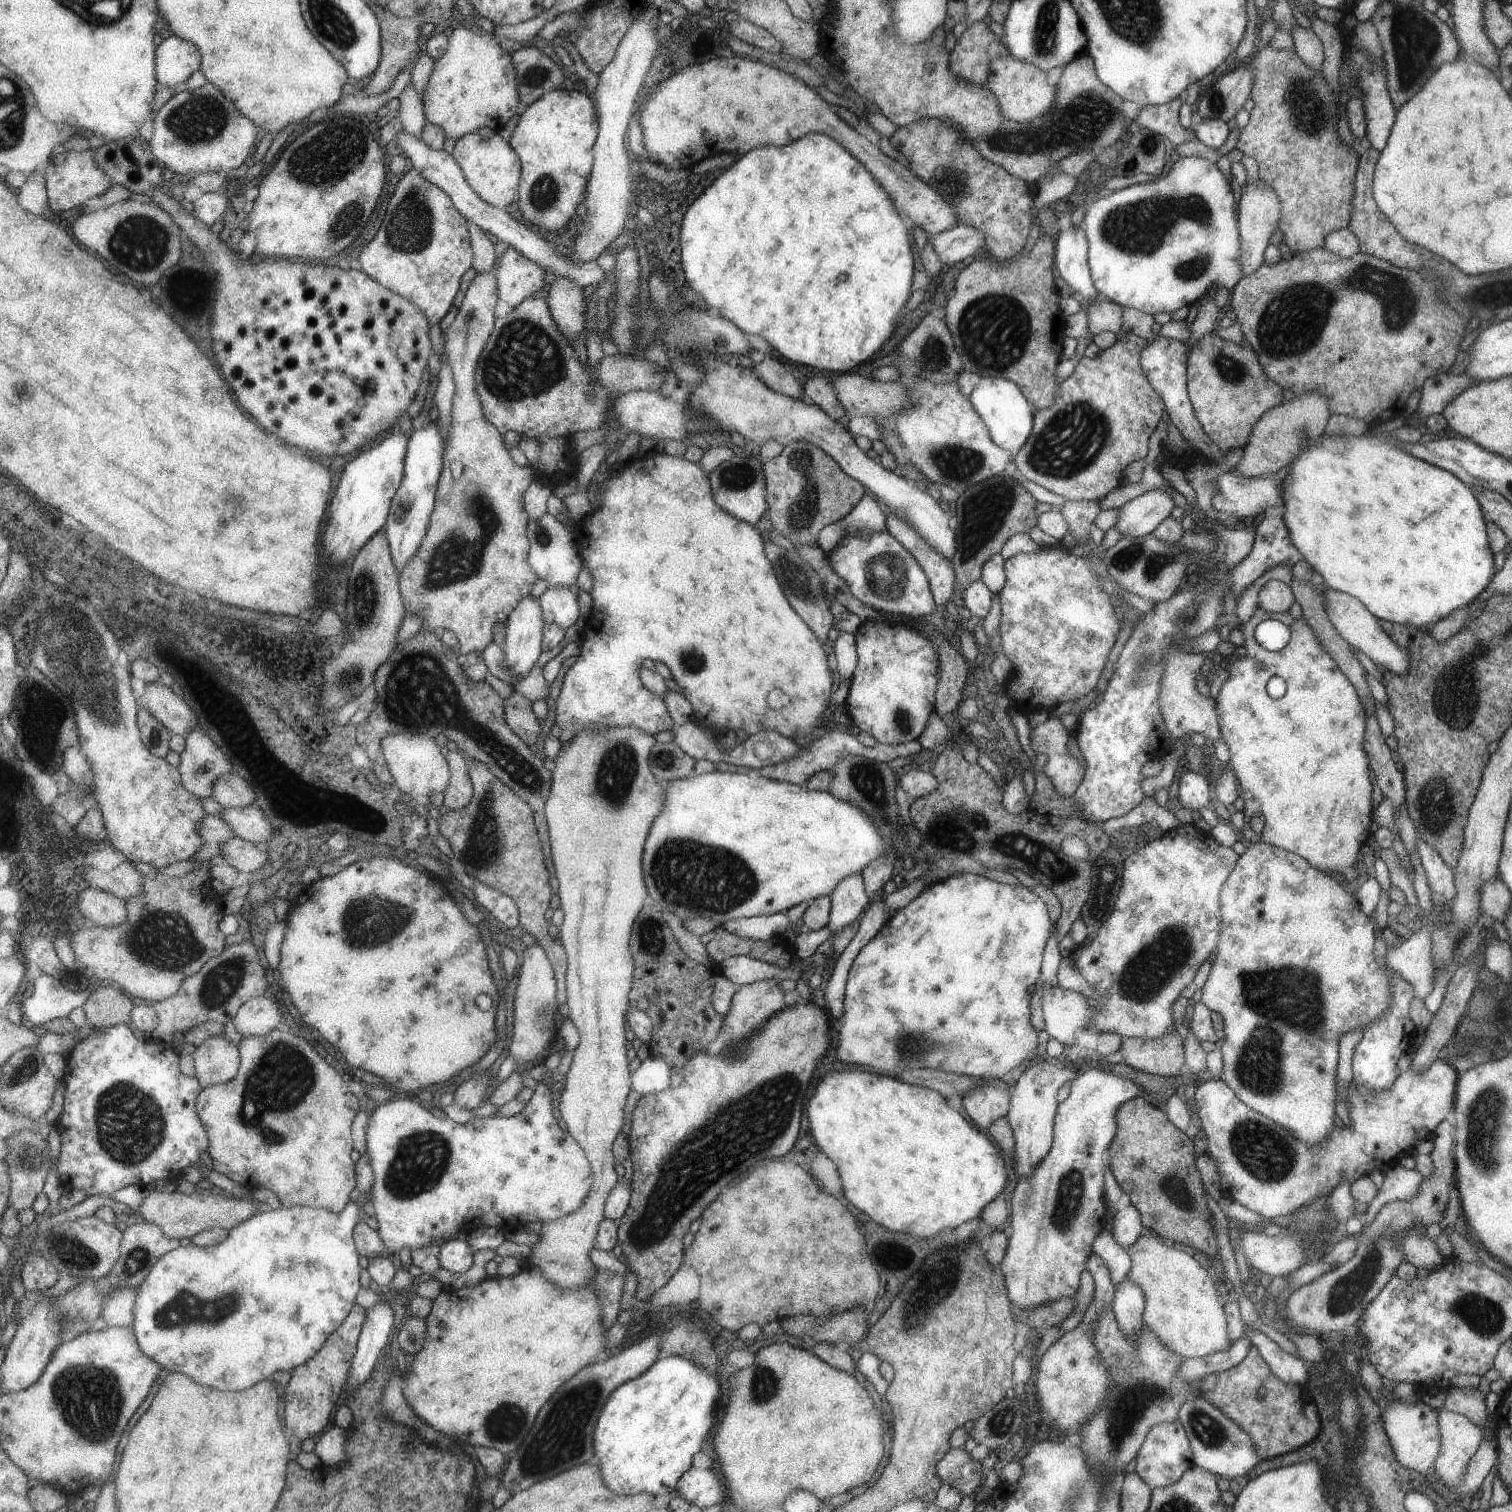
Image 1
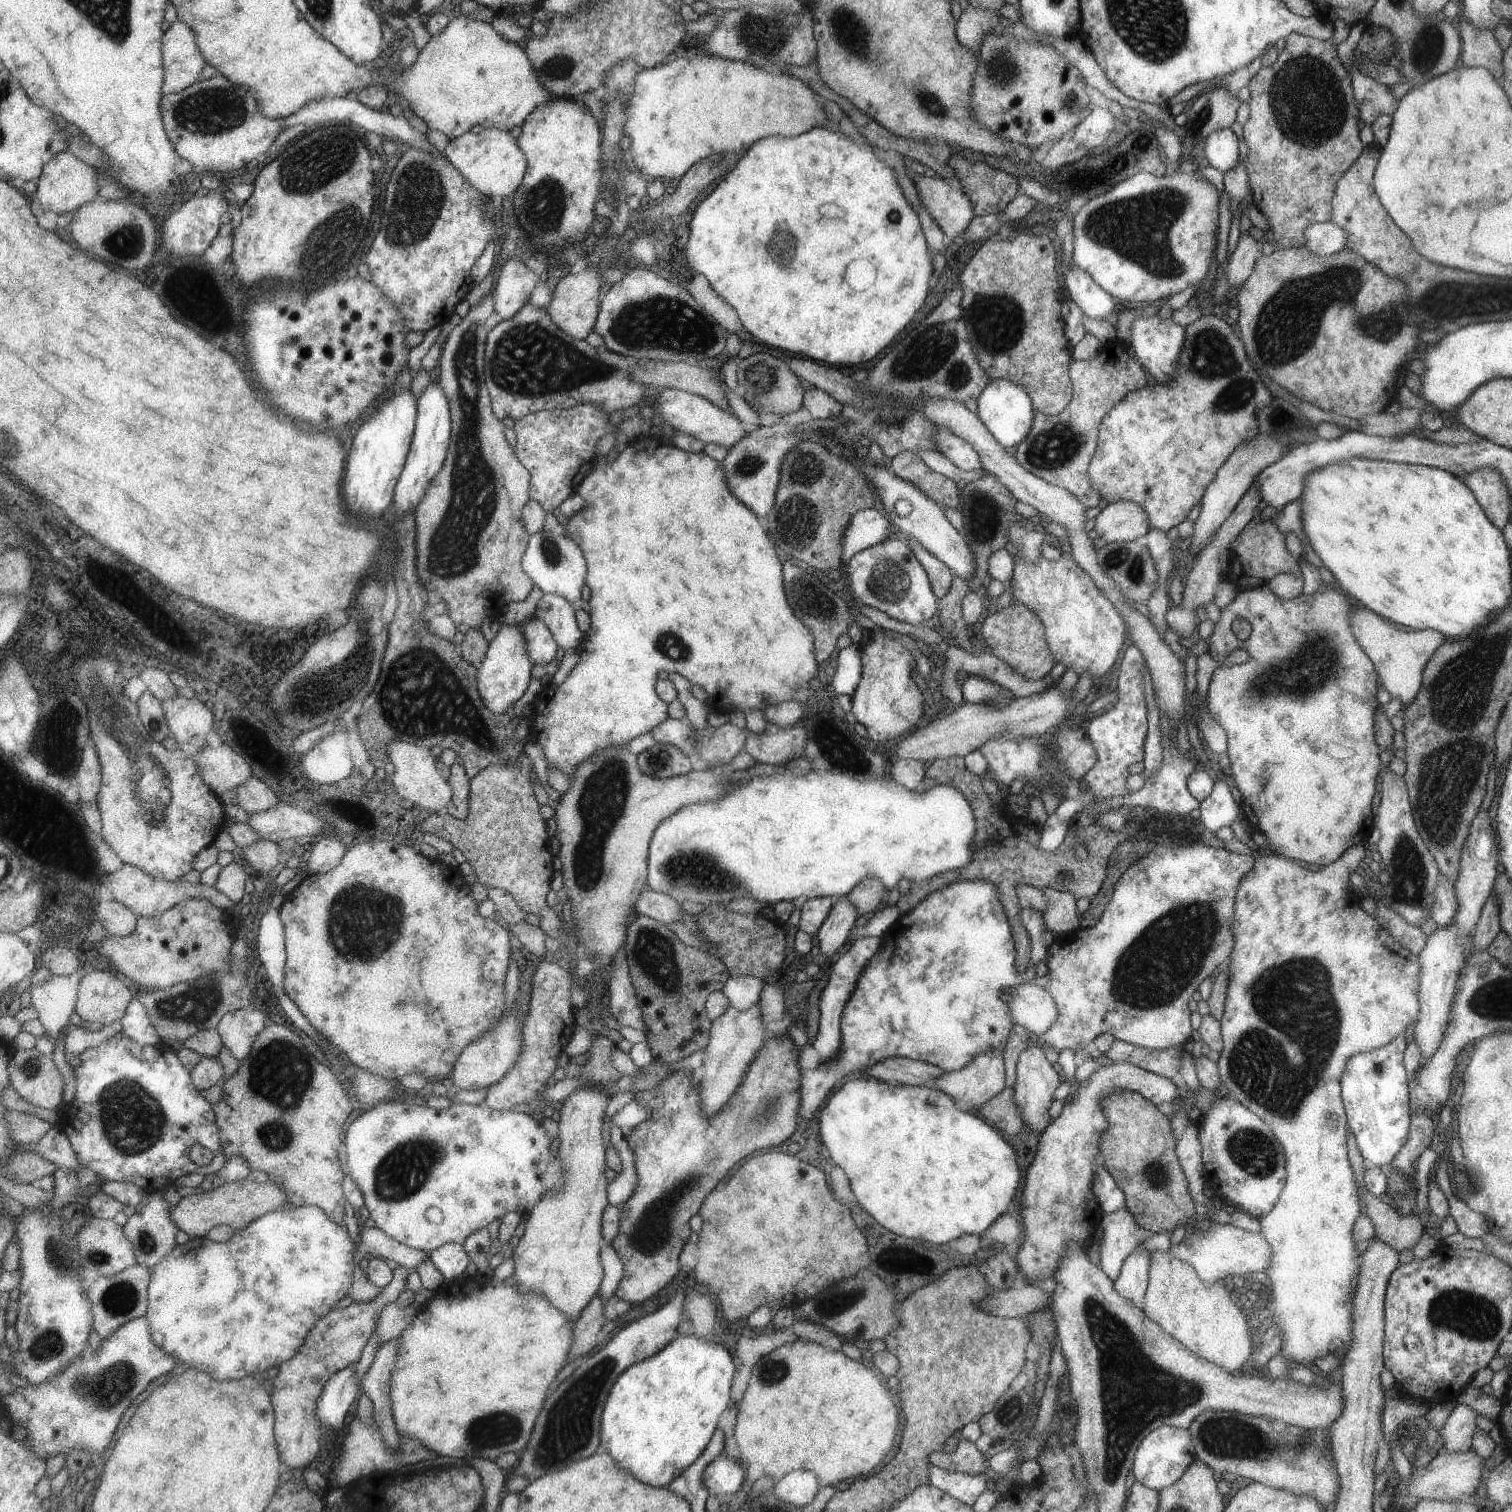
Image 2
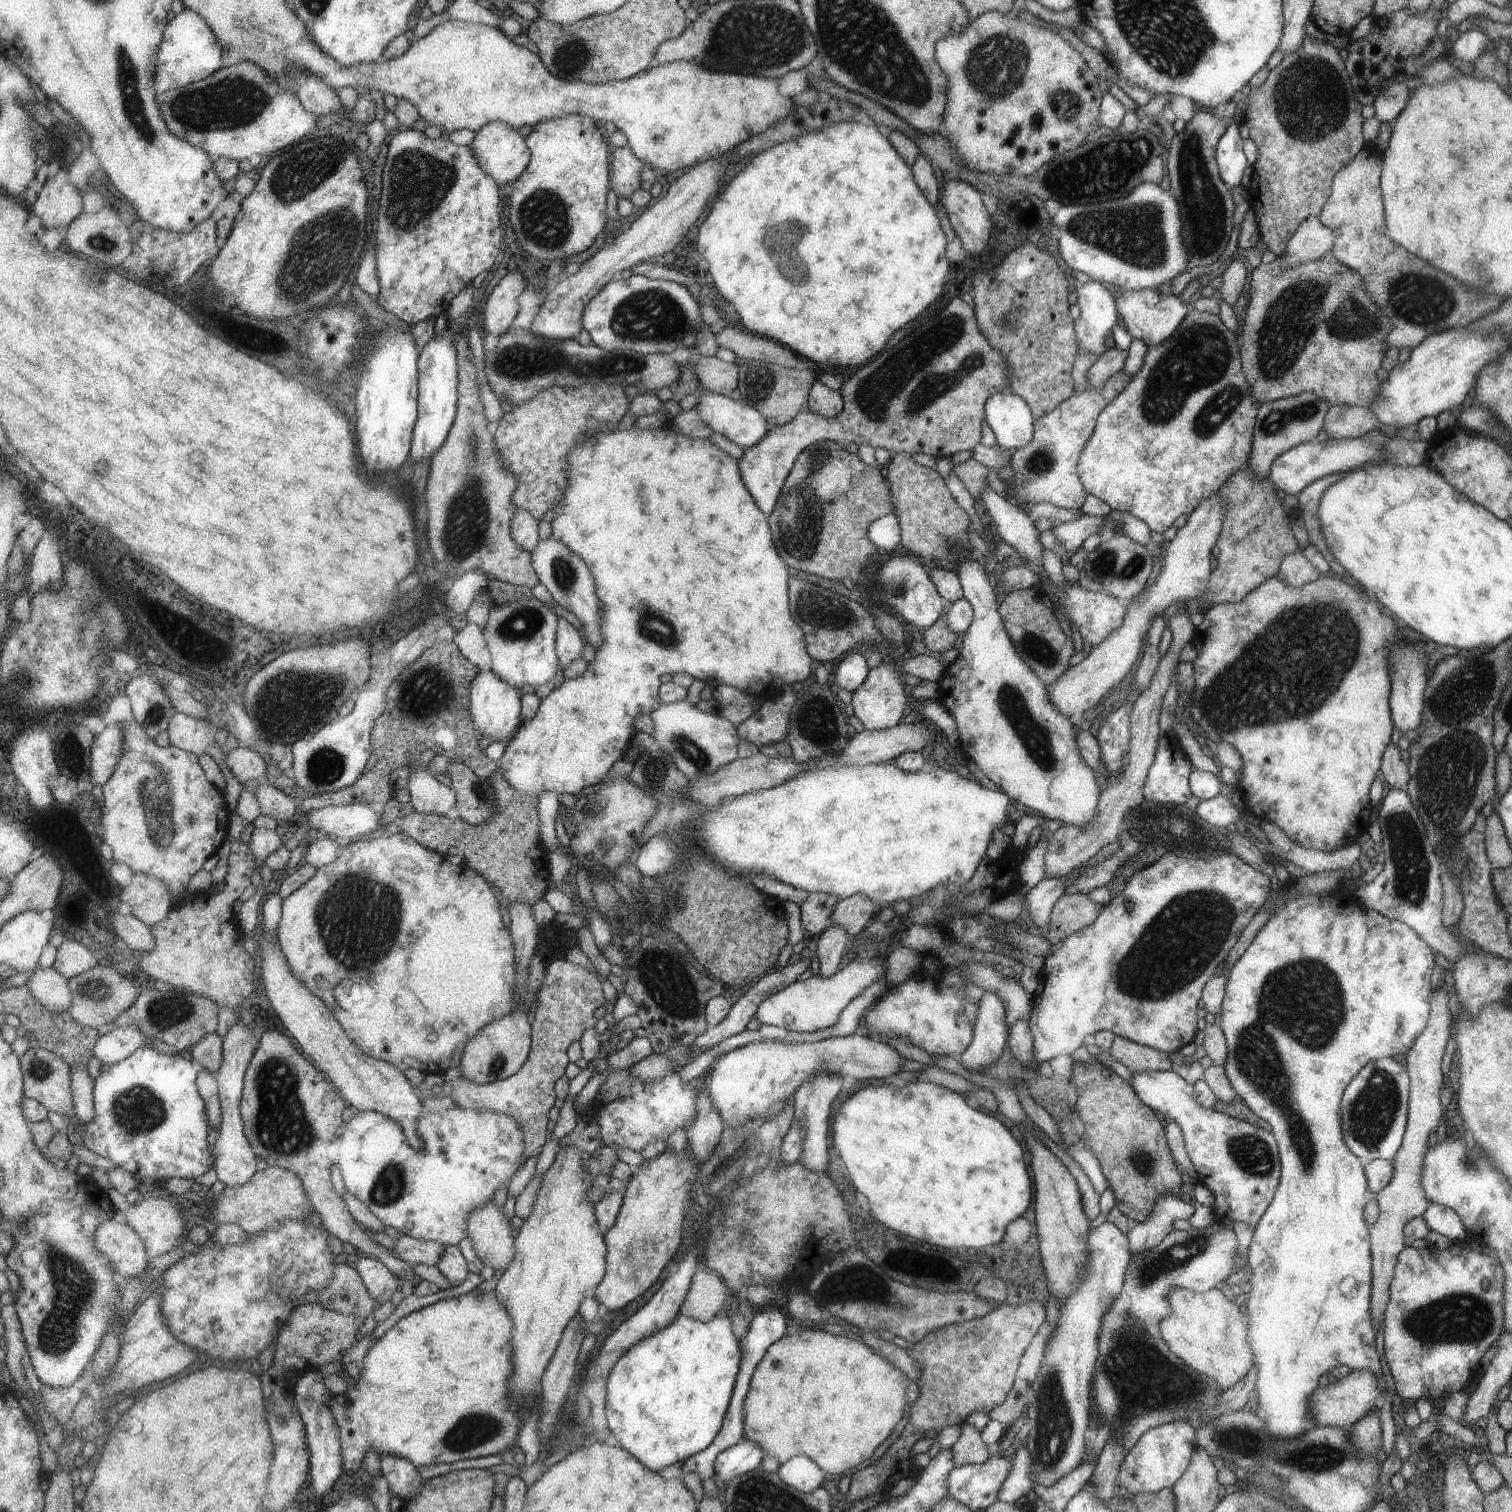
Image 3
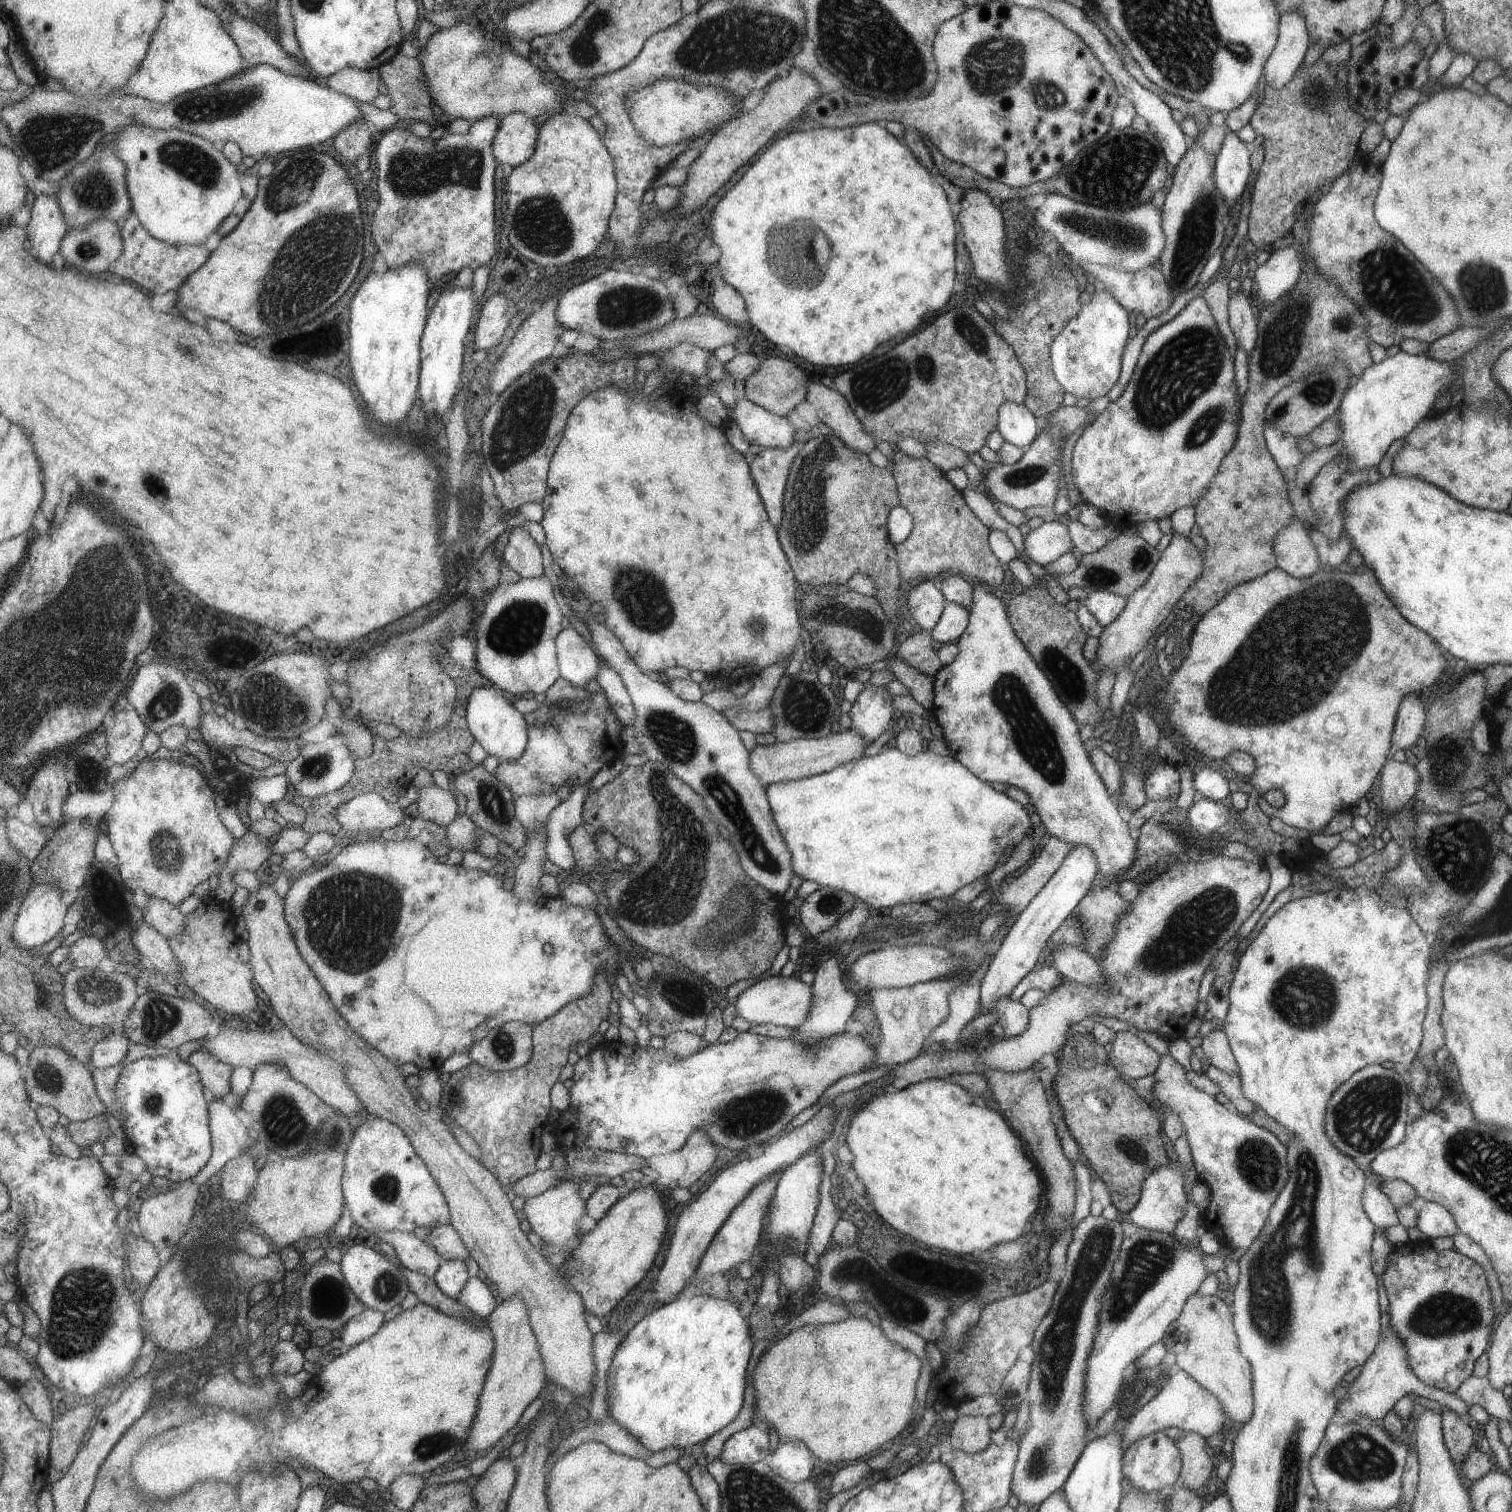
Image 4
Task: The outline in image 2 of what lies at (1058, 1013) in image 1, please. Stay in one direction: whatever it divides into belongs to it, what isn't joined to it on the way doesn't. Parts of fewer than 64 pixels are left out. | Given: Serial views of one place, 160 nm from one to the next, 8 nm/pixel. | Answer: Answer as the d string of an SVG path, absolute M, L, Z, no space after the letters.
M1038 980L1011 988L1005 1004L1008 1004L1013 1024L1036 1036L1048 1031L1057 1017L1055 1002Z

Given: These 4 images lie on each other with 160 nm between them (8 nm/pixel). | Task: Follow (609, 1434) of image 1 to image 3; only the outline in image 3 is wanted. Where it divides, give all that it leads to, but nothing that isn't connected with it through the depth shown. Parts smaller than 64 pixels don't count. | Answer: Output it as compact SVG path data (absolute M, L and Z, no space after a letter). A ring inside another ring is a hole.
M678 1314L673 1322L666 1325L666 1328L660 1329L657 1333L654 1333L652 1336L635 1344L632 1348L629 1348L629 1351L625 1352L616 1362L616 1365L608 1377L606 1419L602 1422L605 1422L606 1425L609 1426L612 1435L620 1443L621 1447L625 1448L631 1456L635 1456L637 1460L639 1460L645 1468L649 1468L651 1472L659 1473L661 1468L676 1464L679 1460L685 1461L689 1456L698 1454L703 1448L709 1447L709 1444L712 1444L712 1441L716 1439L717 1432L719 1432L721 1428L721 1420L724 1420L723 1414L725 1414L725 1410L727 1410L727 1402L730 1402L729 1392L731 1392L733 1380L736 1380L735 1374L739 1374L740 1371L740 1356L740 1347L737 1346L737 1340L735 1340L733 1334L731 1334L729 1320L727 1320L727 1318L714 1315L711 1320L701 1322ZM743 1438L741 1442L725 1448L715 1458L714 1472L721 1482L729 1483L733 1476L745 1475L745 1472L760 1466L764 1456L759 1444Z

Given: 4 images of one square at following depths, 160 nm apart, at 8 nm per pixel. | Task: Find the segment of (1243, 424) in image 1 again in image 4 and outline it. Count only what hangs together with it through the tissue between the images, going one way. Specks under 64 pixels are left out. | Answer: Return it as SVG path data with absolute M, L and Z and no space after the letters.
M1201 296L1190 300L1169 322L1159 326L1145 338L1127 386L1121 390L1121 394L1113 402L1107 404L1107 408L1095 420L1084 428L1071 450L1070 475L1082 503L1097 508L1110 525L1118 528L1137 525L1147 520L1161 520L1161 518L1169 517L1179 508L1194 507L1199 503L1208 491L1209 484L1215 479L1224 457L1232 451L1233 444L1236 443L1238 422L1235 422L1235 418L1239 414L1239 402L1237 402L1237 392L1235 392L1235 382L1233 382L1234 360L1231 360L1230 353L1228 346L1225 345L1223 334L1217 329L1216 322L1212 318L1207 302Z

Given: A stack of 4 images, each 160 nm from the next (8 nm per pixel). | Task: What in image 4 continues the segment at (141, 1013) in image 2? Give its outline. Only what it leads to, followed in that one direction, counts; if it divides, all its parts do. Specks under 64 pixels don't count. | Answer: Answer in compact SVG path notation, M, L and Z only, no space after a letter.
M112 1033L93 1048L92 1060L89 1060L88 1066L106 1069L121 1064L129 1052L129 1044L131 1042L125 1034L119 1036Z

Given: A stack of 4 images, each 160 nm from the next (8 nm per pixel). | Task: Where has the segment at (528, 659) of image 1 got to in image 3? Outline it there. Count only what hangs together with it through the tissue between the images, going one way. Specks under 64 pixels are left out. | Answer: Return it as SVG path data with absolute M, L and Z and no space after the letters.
M492 669L480 672L480 675L473 680L470 693L470 711L474 719L474 724L478 732L482 733L484 737L489 737L493 742L501 741L509 737L516 729L519 730L523 721L521 721L522 714L522 696L519 687L512 686L508 681L501 679L497 673Z

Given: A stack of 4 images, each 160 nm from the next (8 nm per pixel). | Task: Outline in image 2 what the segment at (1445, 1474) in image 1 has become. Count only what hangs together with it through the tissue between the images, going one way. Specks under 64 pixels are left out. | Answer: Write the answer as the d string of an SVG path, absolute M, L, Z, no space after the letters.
M1465 1404L1454 1406L1443 1426L1439 1428L1439 1436L1443 1439L1447 1452L1466 1452L1471 1447L1475 1432L1475 1410Z

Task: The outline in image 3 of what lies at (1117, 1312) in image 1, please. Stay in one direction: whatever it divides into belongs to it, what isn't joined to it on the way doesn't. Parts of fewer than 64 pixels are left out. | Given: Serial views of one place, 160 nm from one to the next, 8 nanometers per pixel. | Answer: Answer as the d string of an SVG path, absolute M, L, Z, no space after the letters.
M1165 1192L1157 1196L1156 1203L1148 1219L1135 1224L1128 1231L1128 1249L1133 1253L1140 1253L1153 1248L1169 1231L1171 1223L1177 1219L1188 1219L1195 1210L1196 1204L1183 1202L1181 1196L1173 1196Z

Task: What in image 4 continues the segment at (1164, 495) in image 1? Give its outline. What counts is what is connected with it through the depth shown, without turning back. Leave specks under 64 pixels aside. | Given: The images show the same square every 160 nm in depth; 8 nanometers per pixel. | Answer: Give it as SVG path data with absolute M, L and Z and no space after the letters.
M1044 521L1022 536L1022 547L1030 562L1045 566L1071 551L1072 543L1066 525L1061 521Z

